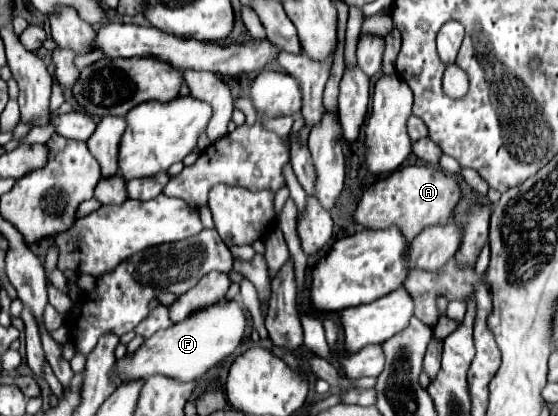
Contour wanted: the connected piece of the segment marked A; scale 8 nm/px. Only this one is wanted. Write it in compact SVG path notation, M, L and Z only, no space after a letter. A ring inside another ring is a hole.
M409 165L397 169L389 177L373 183L357 203L353 213L355 223L367 229L387 229L397 227L407 243L415 239L425 227L449 223L453 217L453 207L457 205L461 189L455 179L445 175L433 165Z

